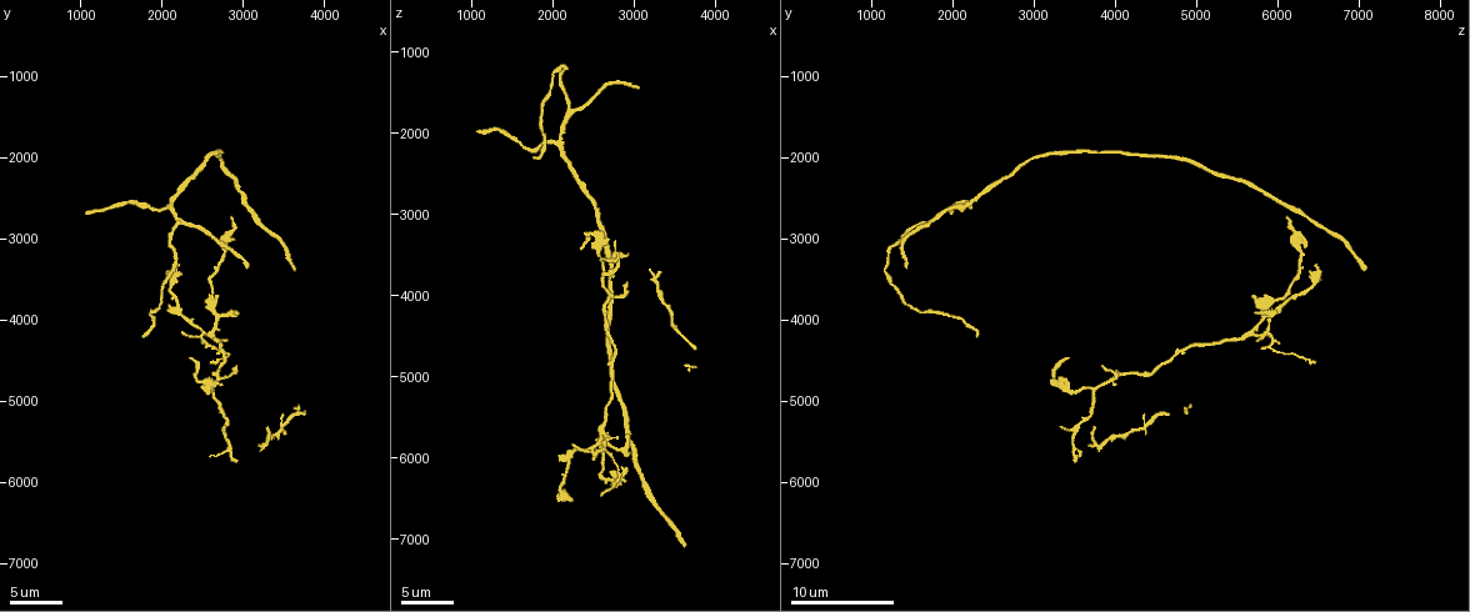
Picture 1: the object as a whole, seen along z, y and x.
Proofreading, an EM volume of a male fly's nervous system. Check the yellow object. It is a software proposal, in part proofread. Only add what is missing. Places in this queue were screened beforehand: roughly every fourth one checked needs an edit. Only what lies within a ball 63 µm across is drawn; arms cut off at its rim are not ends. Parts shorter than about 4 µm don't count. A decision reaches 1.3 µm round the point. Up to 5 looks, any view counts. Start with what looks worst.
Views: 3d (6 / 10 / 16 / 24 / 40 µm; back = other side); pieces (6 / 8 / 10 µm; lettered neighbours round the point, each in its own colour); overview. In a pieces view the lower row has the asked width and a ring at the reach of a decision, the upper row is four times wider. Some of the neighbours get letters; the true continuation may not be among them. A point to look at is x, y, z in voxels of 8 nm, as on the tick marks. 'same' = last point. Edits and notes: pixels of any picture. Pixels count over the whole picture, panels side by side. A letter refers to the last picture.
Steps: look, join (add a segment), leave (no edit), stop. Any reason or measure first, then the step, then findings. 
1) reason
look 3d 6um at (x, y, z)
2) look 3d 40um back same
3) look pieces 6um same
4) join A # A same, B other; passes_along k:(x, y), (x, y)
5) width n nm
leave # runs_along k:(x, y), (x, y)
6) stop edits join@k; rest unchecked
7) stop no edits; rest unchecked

branch stops here
look pieces 10um at (1050, 2700, 2000)

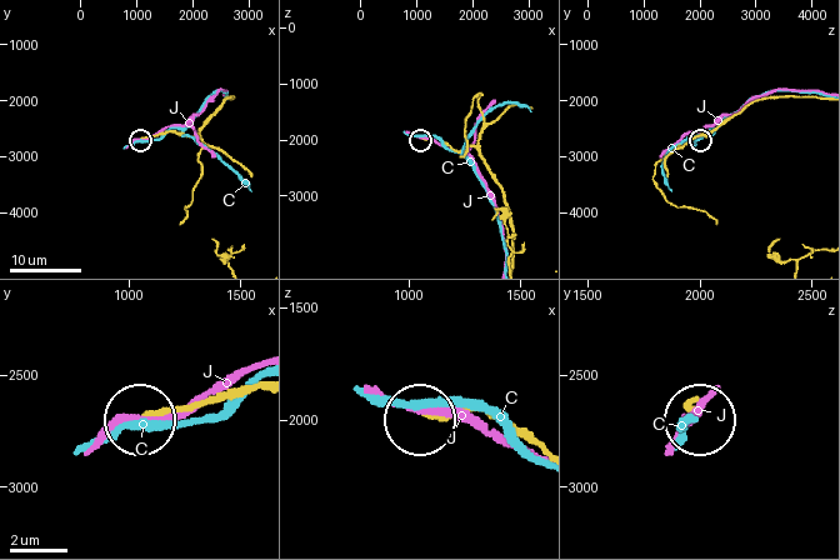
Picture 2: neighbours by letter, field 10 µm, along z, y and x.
leave # C other, J other; no lettered segment goes on from it

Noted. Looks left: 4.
long arm stops here
look 3d 10um at (1800, 4200, 2300)

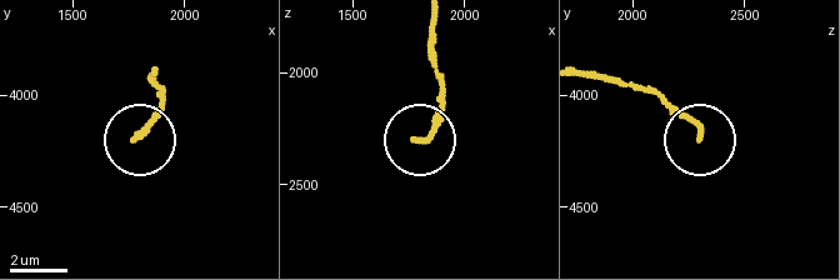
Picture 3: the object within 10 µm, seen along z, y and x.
see the neighbours
look pieces 10um at (1790, 4180, 2300)

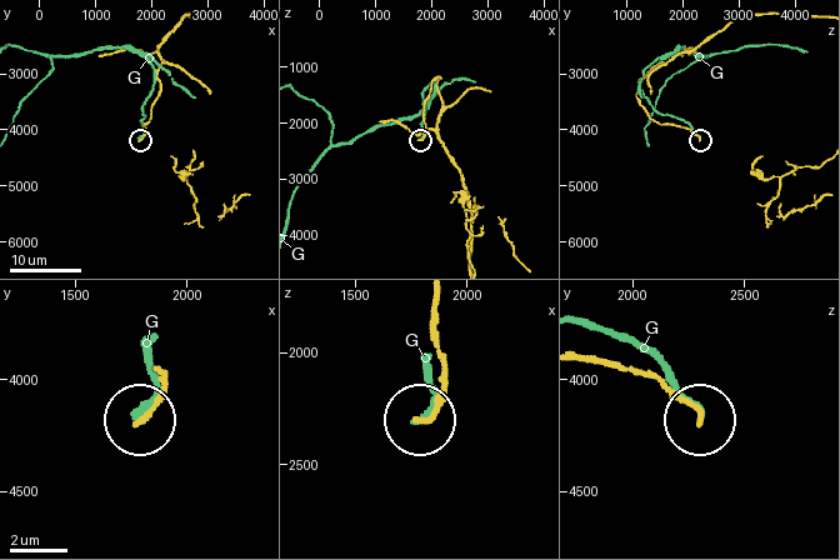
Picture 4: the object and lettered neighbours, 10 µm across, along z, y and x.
leave # G other; runs_along 4:(441, 96), (438, 76), (425, 103), (425, 134), (420, 139); no lettered segment goes on from it

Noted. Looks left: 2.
an open end
look pieces 8um at (2400, 4450, 3400)

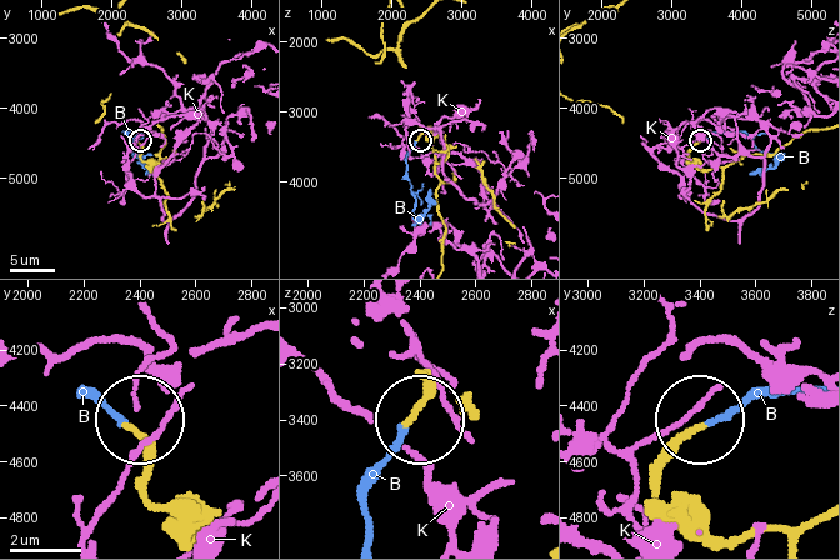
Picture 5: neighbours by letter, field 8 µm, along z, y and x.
join B # B same, K other; passes_along 5:(426, 376), (424, 404), (368, 493), (364, 538); it goes on there

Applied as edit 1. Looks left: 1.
stop edits join@5; rest unchecked

